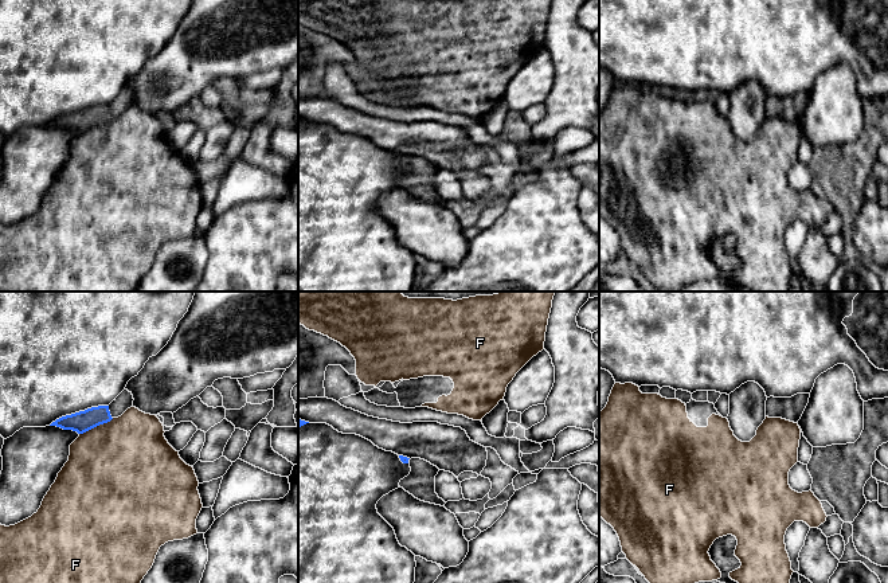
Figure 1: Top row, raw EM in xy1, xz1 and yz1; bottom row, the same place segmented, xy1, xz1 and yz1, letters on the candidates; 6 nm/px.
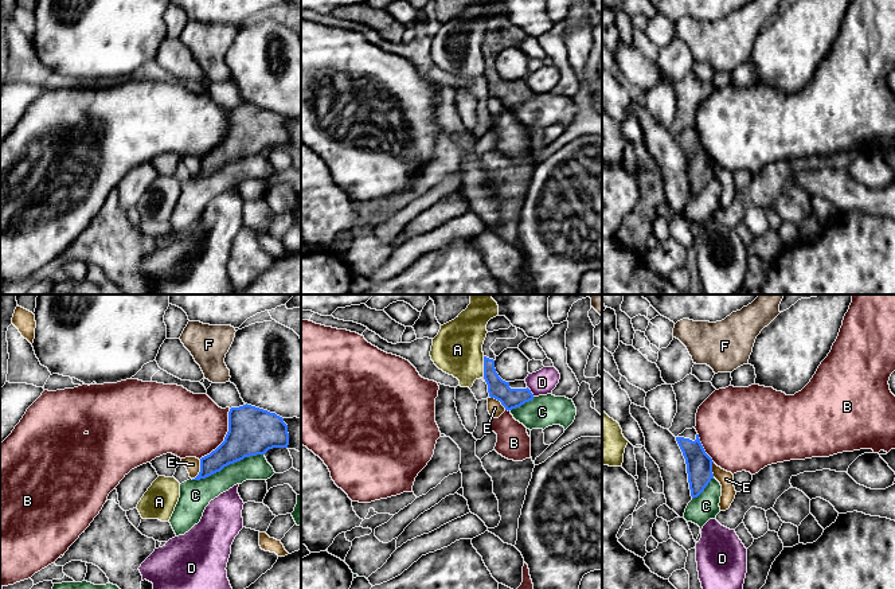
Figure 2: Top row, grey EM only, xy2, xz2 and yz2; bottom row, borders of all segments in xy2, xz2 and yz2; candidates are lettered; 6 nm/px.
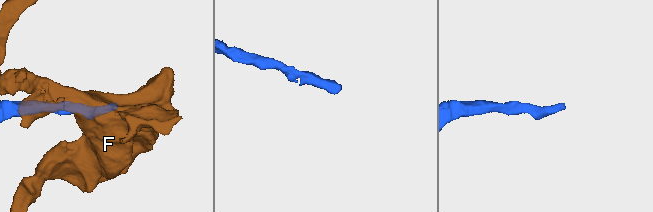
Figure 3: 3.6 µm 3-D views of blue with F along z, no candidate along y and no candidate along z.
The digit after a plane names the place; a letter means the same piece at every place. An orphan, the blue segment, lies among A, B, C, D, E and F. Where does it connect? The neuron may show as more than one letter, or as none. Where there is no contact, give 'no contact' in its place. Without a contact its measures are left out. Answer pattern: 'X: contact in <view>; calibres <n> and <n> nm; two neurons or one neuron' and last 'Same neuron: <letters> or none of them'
A: contact in xz2; calibres 130 and 300 nm; two neurons
B: contact in xy2; calibres 280 and 380 nm; two neurons
C: contact in xy2; calibres 280 and 170 nm; two neurons
D: contact in xz2; calibres 130 and 150 nm; two neurons
E: contact in xy2; calibres 160 and 90 nm; two neurons
F: contact in xy1; calibres 130 and 500 nm; two neurons
Same neuron: none of them

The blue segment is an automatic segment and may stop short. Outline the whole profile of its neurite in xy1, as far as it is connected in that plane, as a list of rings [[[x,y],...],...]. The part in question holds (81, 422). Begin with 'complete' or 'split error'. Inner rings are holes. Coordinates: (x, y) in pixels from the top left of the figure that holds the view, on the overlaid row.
split error | [[[124,390],[109,406],[91,407],[62,416],[50,426],[83,434],[99,424],[110,422],[113,418],[121,416],[128,408],[133,407],[133,400],[132,392]]]

